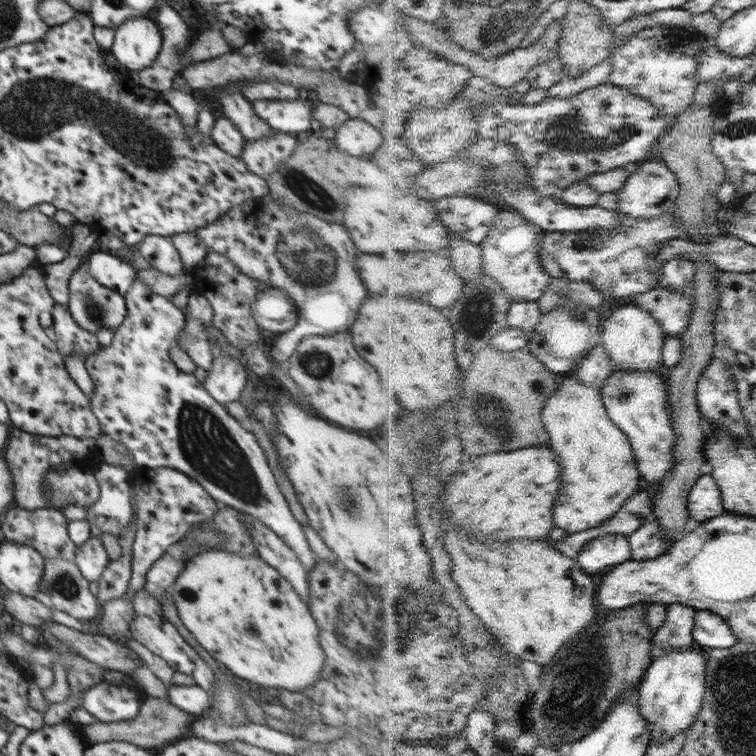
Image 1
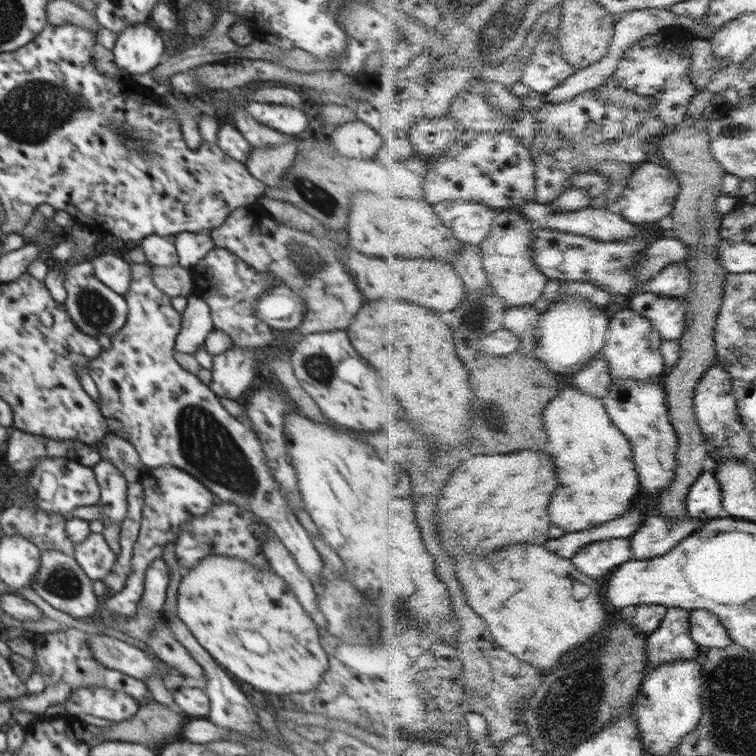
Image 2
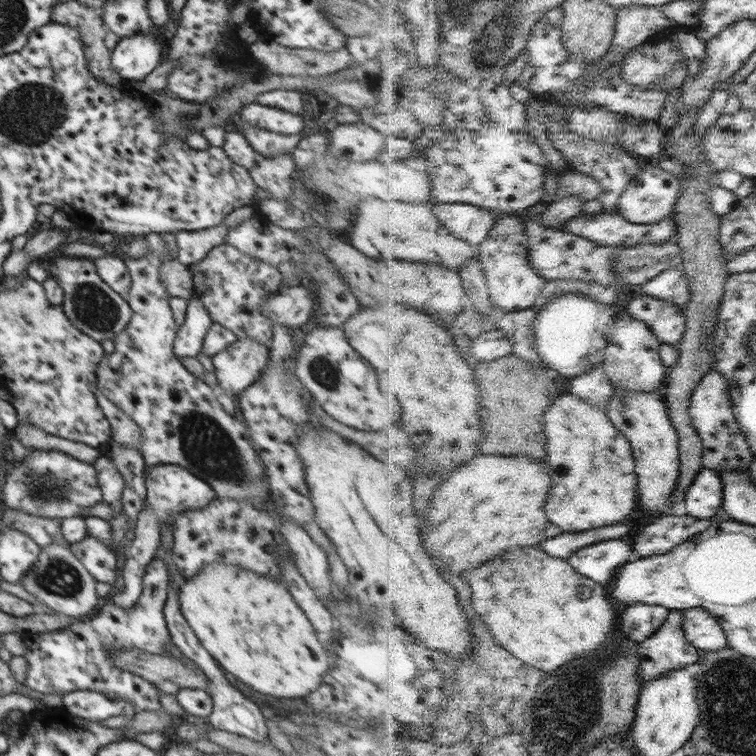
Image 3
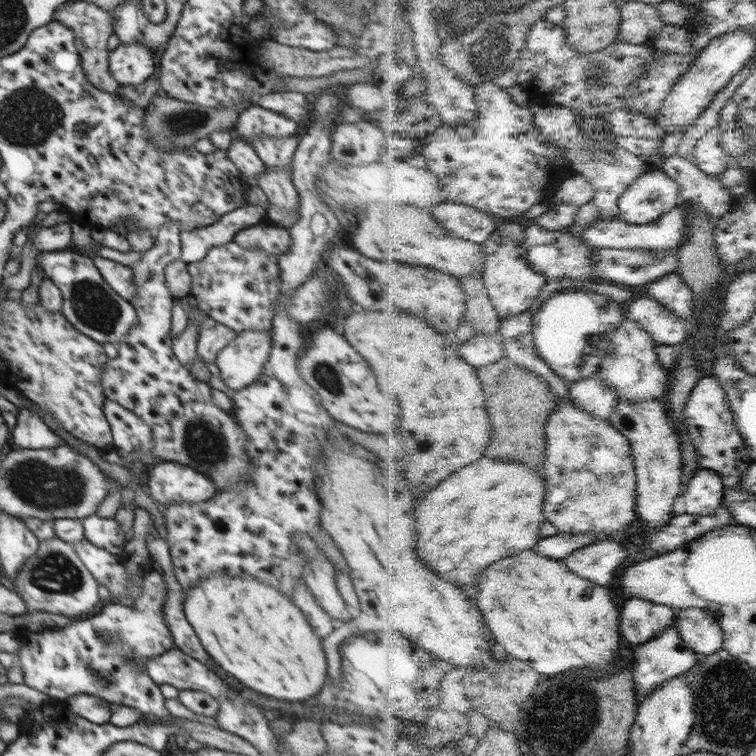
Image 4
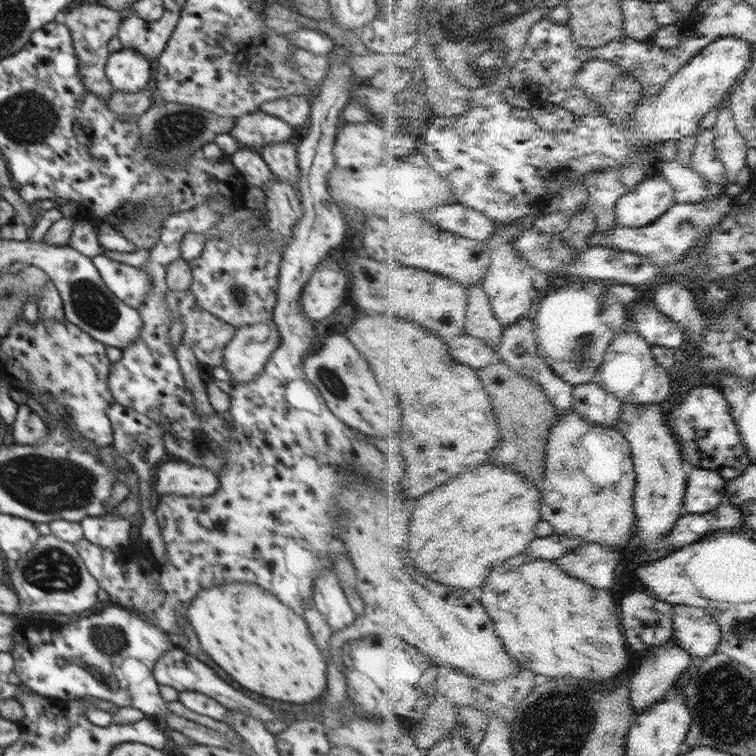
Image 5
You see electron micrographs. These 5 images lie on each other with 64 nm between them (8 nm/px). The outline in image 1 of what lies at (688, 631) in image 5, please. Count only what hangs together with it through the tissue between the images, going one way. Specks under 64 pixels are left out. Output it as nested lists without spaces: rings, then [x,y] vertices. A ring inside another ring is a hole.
[[[699,610],[695,623],[695,639],[701,649],[729,649],[740,642],[731,624],[720,614]]]

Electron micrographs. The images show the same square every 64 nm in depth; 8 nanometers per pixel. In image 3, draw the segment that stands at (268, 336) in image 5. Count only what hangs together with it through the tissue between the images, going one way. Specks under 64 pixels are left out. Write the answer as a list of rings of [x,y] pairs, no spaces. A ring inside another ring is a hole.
[[[236,339],[226,350],[211,357],[219,382],[217,392],[235,398],[260,376],[269,361],[269,347],[256,341]]]

